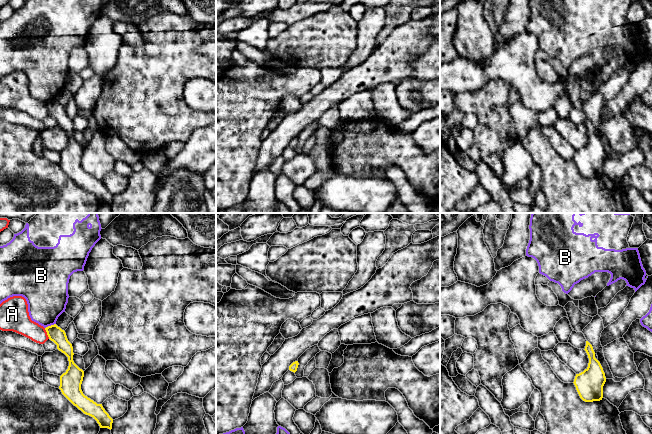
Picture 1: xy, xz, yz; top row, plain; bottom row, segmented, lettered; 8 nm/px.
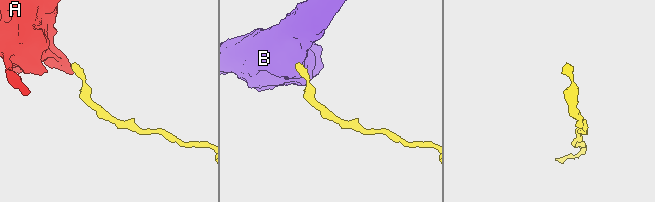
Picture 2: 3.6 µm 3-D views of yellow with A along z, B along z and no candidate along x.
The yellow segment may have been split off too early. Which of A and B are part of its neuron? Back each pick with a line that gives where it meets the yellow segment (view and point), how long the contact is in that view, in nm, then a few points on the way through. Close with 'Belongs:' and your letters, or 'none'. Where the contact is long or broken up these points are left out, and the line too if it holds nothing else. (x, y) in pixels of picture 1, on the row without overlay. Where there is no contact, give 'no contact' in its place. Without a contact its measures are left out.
Belongs: none

